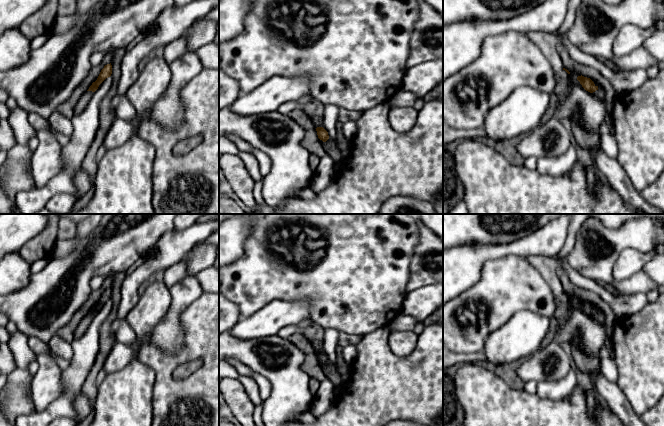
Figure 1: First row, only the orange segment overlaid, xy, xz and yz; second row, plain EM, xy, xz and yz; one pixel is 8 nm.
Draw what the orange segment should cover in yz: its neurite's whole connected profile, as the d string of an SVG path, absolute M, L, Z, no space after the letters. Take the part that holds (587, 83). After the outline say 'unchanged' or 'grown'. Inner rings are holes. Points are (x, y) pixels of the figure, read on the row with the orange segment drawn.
M563 68L556 74L556 88L551 94L551 102L541 119L540 124L545 123L550 118L554 117L554 111L557 106L564 100L571 87L578 81L586 91L592 93L598 100L603 100L605 97L605 90L602 86L596 86L590 78L582 75L575 77L571 75L567 69Z; grown

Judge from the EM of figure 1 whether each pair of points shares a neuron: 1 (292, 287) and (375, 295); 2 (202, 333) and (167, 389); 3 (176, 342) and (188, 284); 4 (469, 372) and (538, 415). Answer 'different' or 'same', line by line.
1: same
2: same
3: same
4: same

